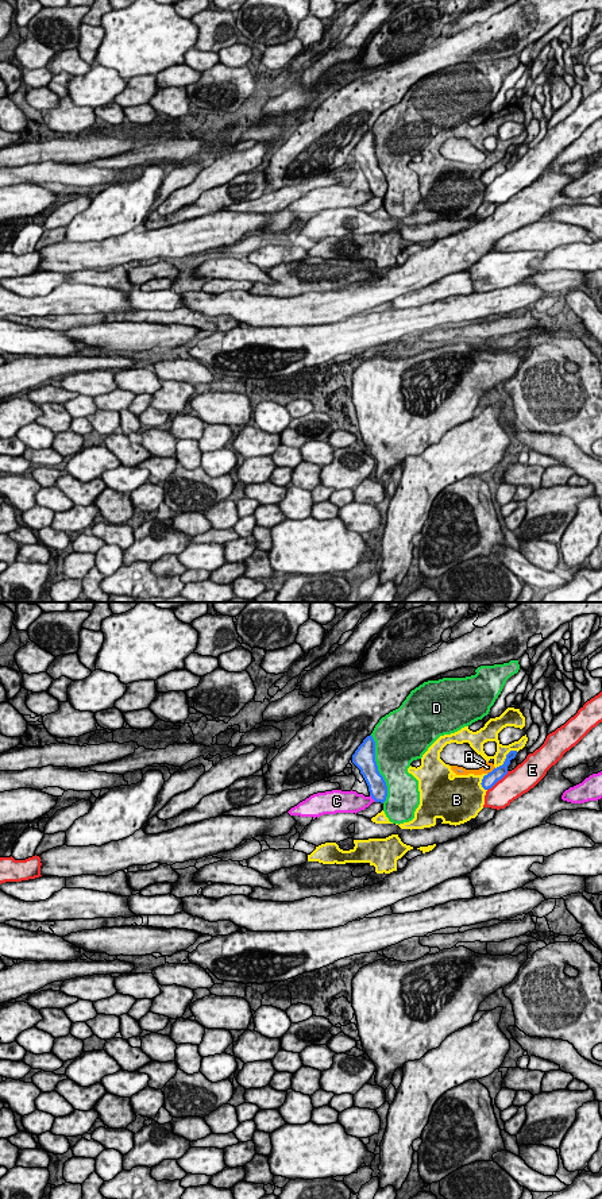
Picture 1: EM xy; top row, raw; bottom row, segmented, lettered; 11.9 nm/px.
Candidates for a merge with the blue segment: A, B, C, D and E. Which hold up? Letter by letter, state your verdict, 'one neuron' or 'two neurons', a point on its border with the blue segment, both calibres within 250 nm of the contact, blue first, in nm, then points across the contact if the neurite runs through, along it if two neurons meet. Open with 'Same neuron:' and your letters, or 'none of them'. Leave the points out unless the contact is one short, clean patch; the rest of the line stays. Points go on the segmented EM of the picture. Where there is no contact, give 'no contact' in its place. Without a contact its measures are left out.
Same neuron: none of them
A: two neurons; meets blue in xy at (491, 771); 160 nm thick on the blue side, 120 nm on the other; border along xy (494, 767), (487, 774)
B: two neurons; meets blue in xy at (506, 758); 160 nm thick on the blue side, 140 nm on the other
C: two neurons; meets blue in xy at (373, 798); 220 nm thick on the blue side, 260 nm on the other
D: two neurons; meets blue in xy at (377, 768); 260 nm thick on the blue side, 440 nm on the other
E: two neurons; meets blue in xy at (497, 781); 160 nm thick on the blue side, 320 nm on the other

